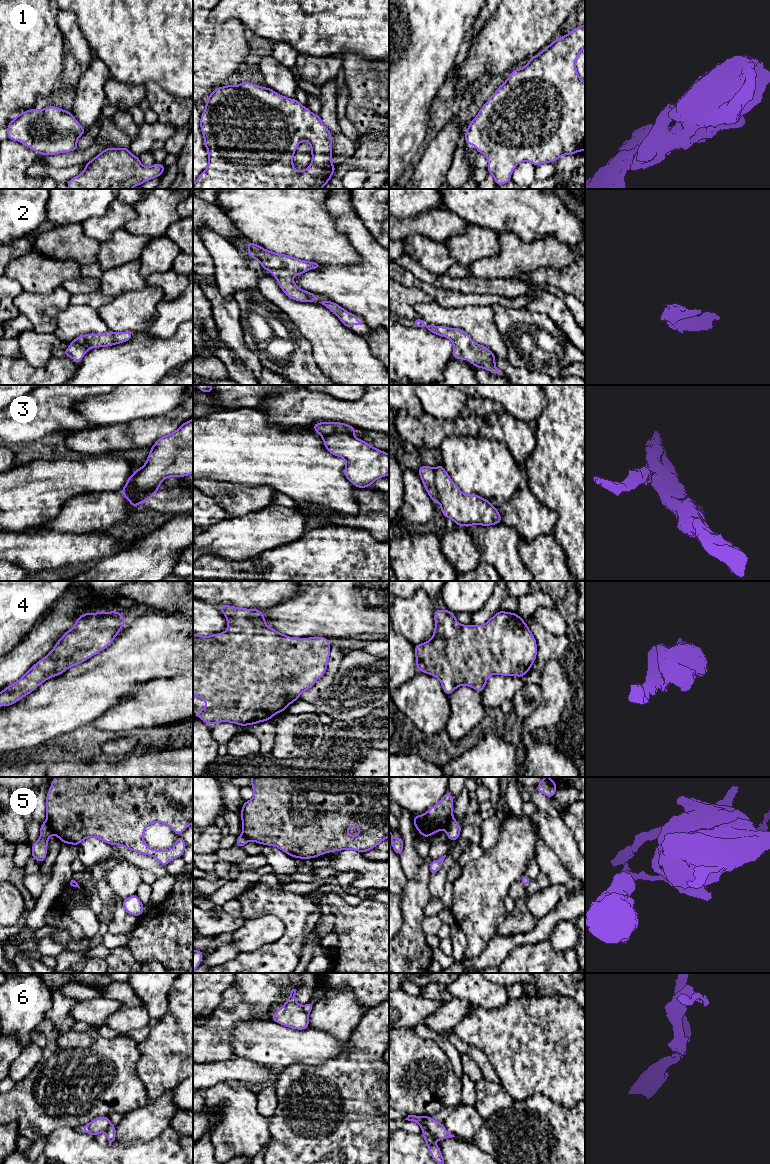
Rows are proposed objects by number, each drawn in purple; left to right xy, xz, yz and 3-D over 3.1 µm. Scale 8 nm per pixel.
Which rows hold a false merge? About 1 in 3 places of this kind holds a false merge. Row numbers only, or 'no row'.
3, 5, 6

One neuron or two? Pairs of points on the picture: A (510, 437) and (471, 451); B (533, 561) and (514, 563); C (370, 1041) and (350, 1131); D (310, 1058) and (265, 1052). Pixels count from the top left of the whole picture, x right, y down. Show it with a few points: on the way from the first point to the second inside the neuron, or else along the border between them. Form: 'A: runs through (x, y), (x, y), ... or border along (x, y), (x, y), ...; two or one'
A: border along (482, 435), (498, 439), (514, 459); two
B: border along (520, 538), (518, 553), (528, 570); two
C: runs through (363, 1063), (356, 1109); one
D: runs through (299, 1051), (276, 1051); one

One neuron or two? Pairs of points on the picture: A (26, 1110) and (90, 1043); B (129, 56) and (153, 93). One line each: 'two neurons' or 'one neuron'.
A: one neuron
B: two neurons

